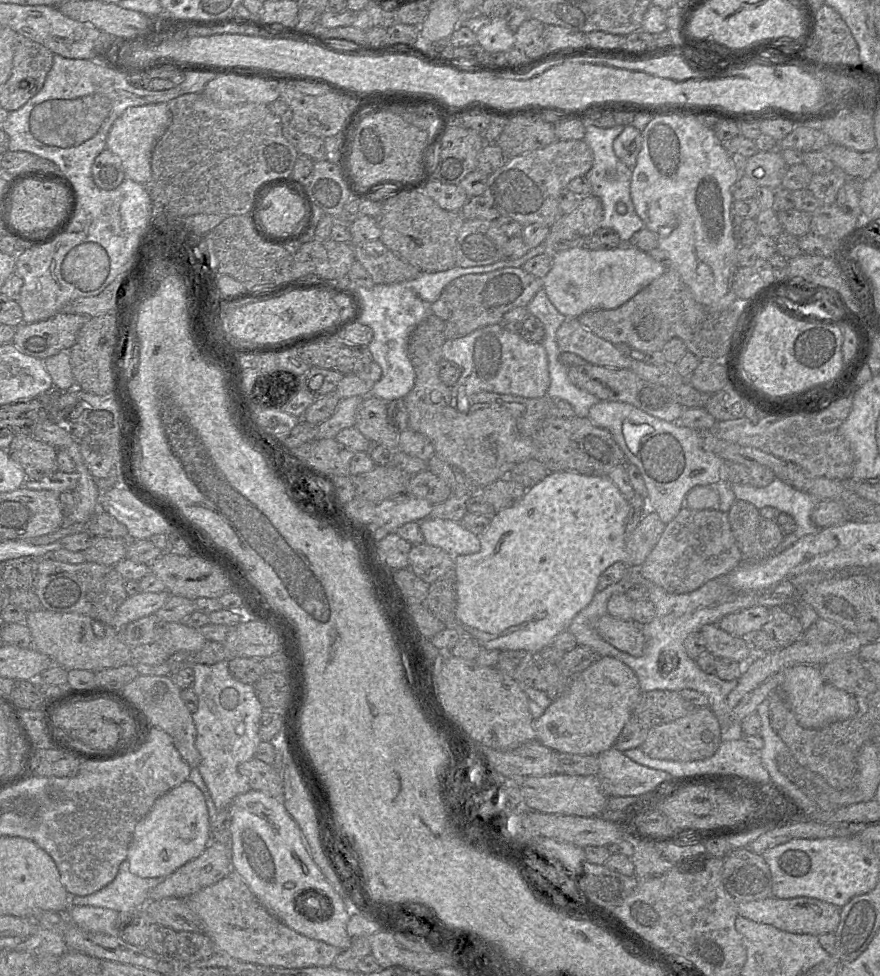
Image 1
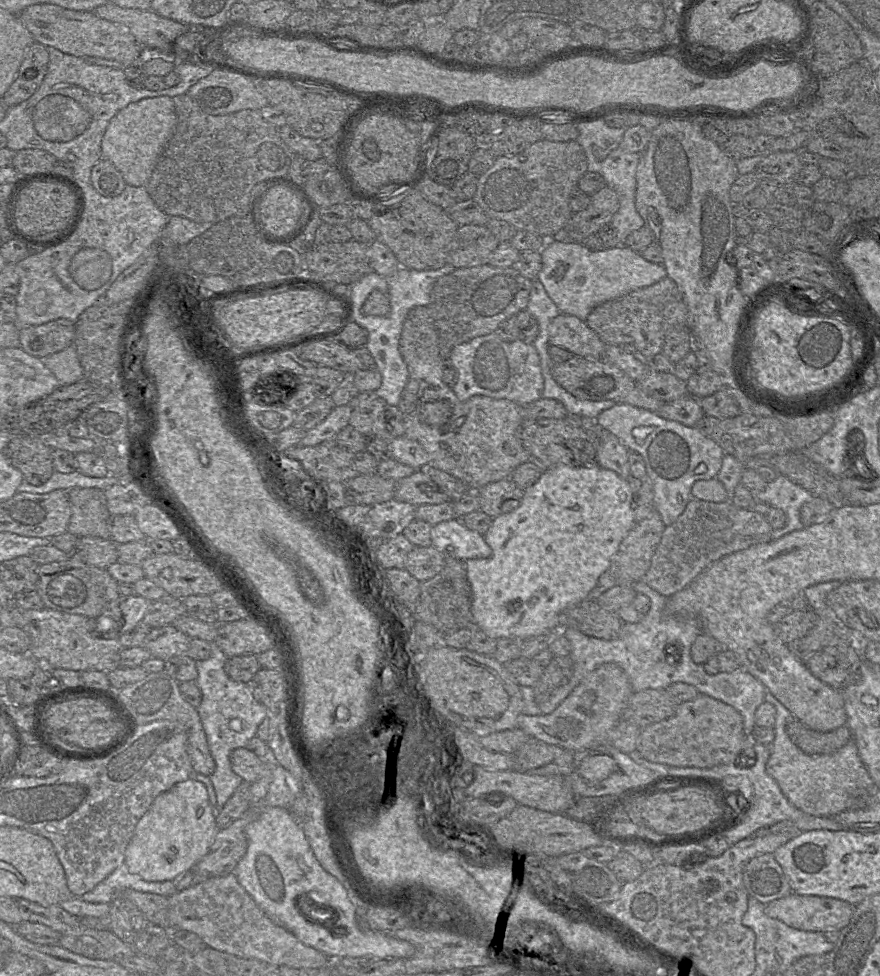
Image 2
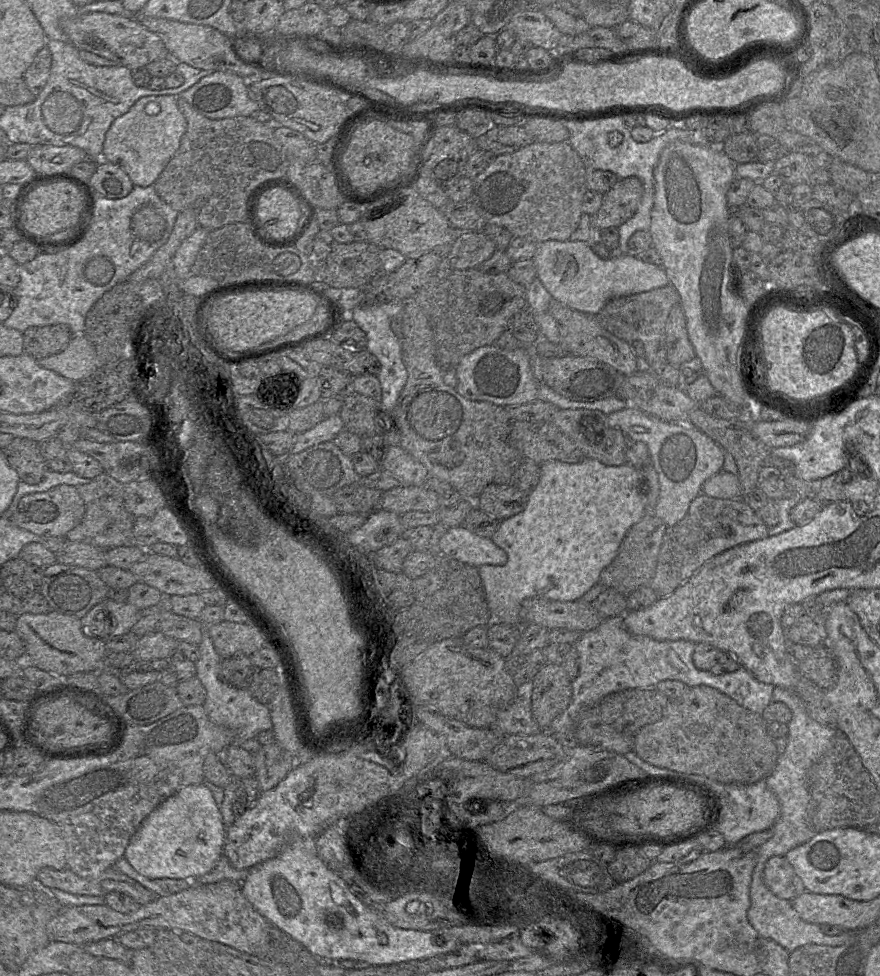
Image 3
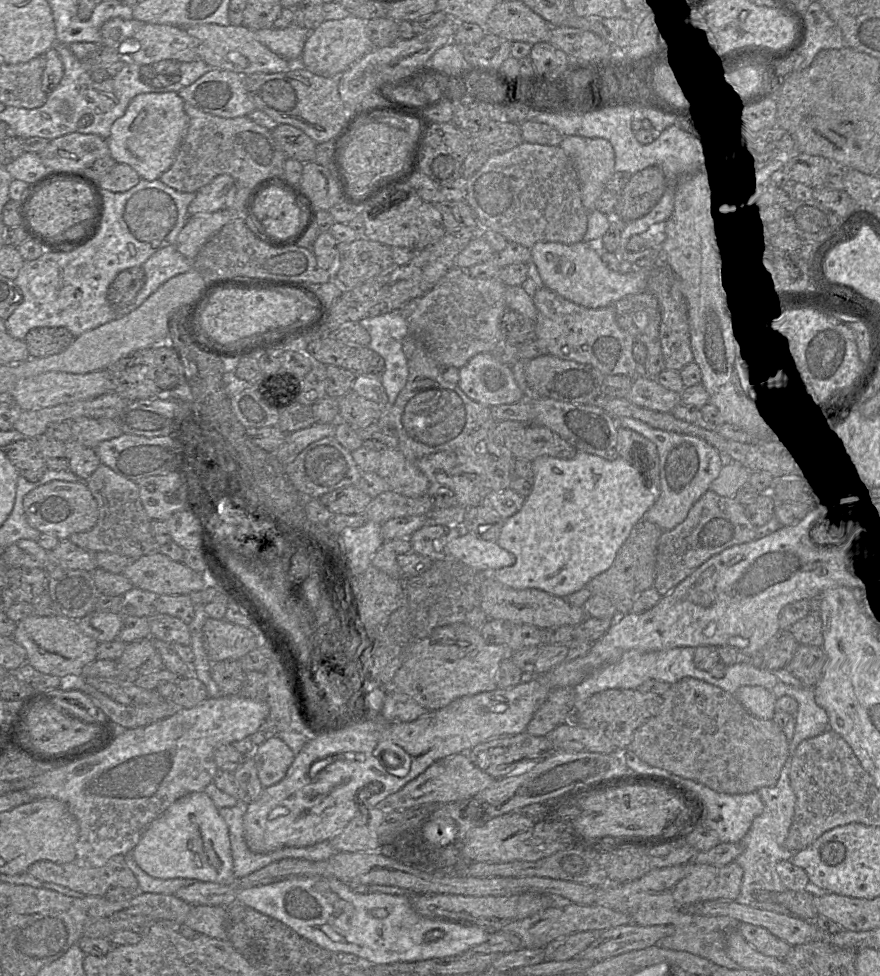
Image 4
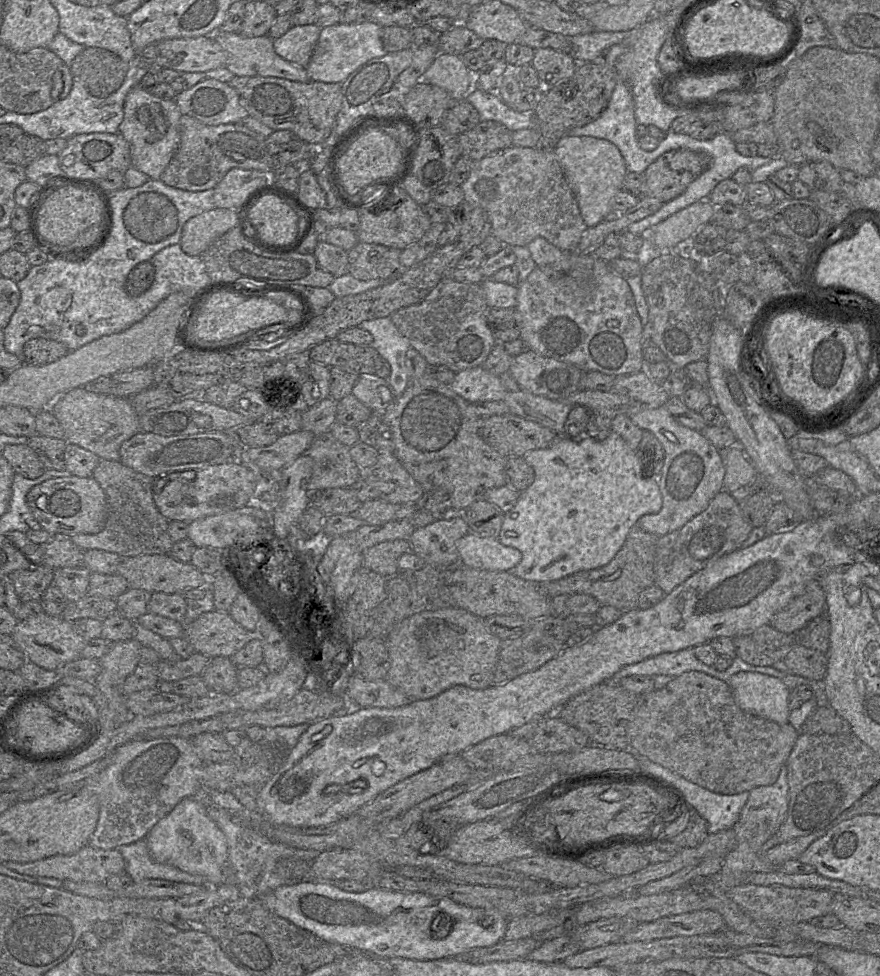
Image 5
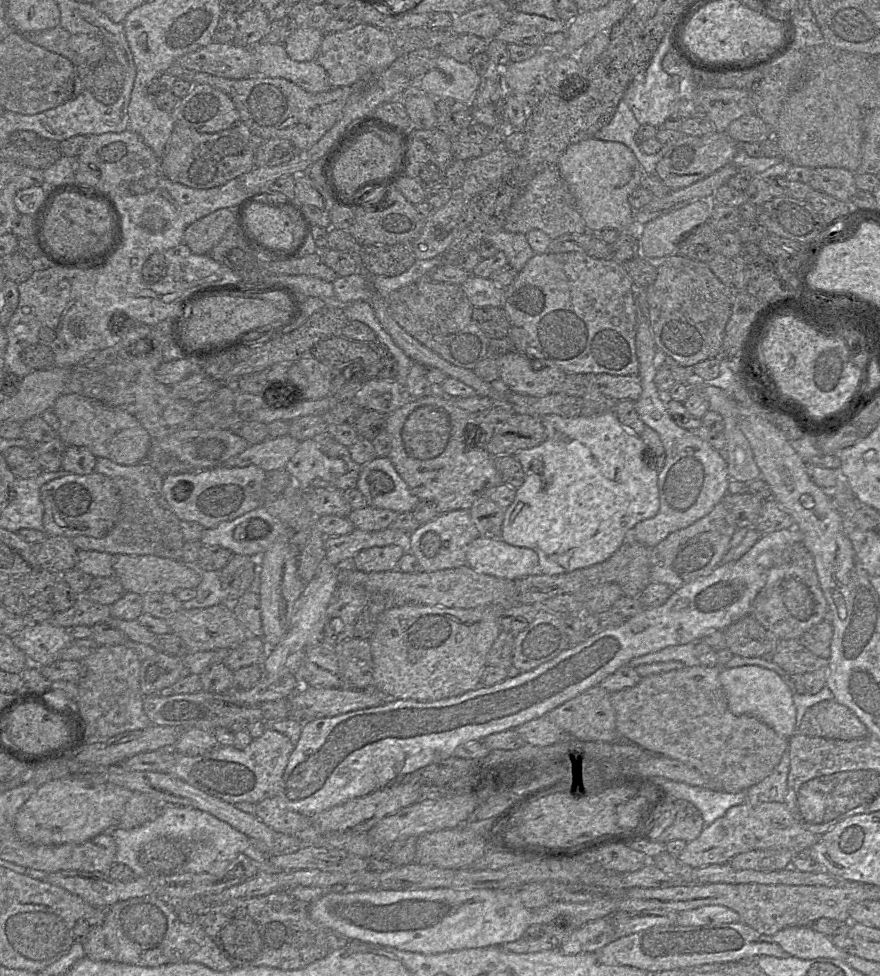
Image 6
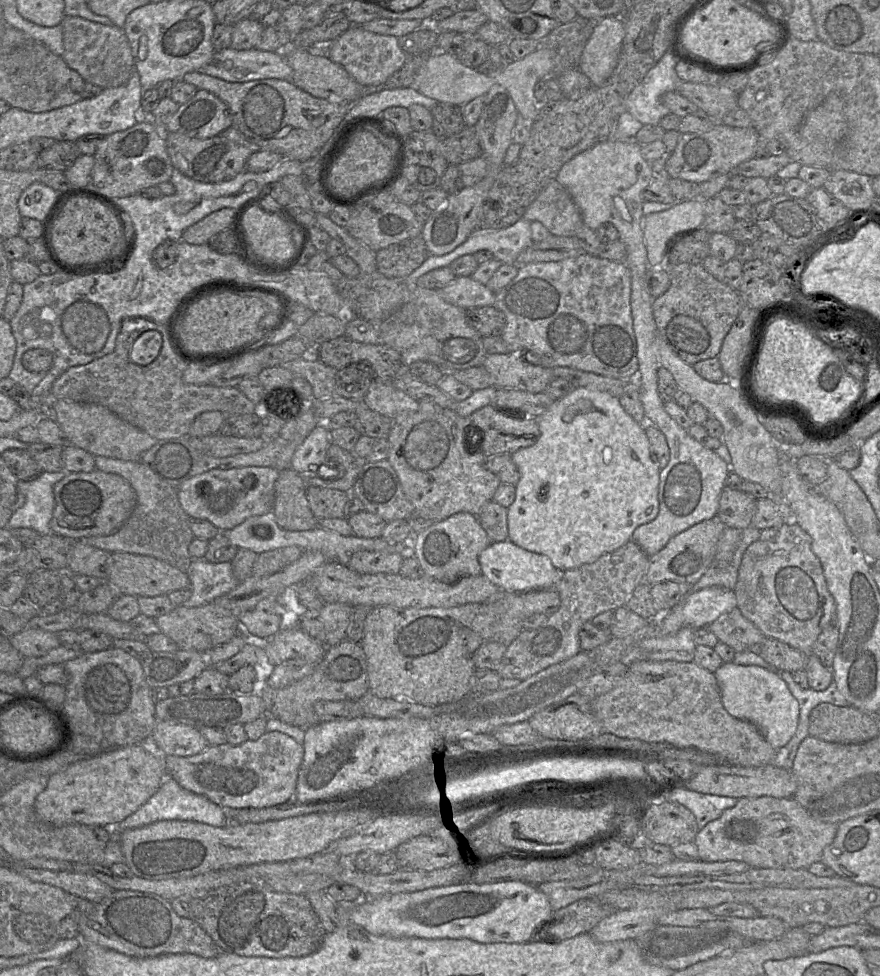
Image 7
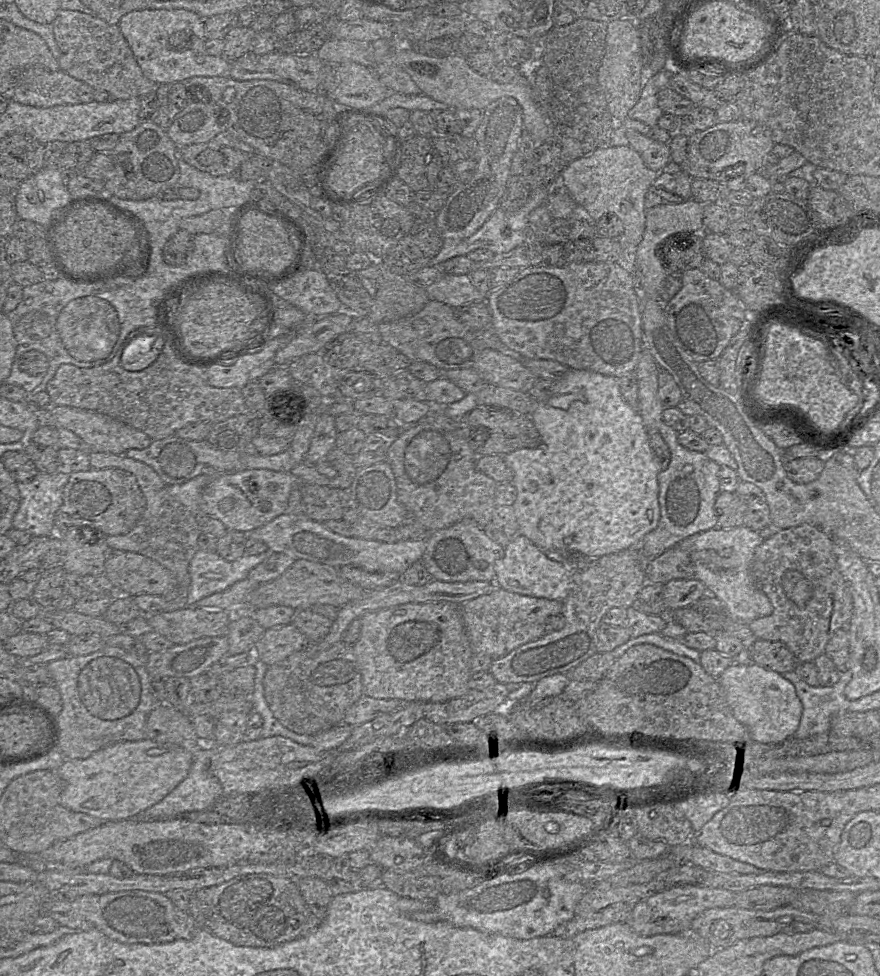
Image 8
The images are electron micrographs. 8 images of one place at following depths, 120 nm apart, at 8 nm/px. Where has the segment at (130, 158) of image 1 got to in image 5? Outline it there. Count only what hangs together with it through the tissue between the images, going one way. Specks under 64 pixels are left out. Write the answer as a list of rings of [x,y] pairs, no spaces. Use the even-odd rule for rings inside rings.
[[[137,85],[127,94],[124,101],[124,118],[119,133],[131,147],[132,167],[145,173],[151,180],[160,180],[180,145],[180,118],[182,114],[175,100],[164,100],[154,96],[148,89]]]

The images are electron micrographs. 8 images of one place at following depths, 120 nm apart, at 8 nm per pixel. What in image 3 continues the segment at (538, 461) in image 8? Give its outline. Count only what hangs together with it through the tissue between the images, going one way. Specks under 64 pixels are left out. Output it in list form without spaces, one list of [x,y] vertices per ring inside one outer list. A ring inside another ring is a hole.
[[[590,458],[579,463],[542,463],[539,482],[528,494],[523,511],[501,521],[491,538],[496,546],[506,552],[506,564],[478,567],[493,622],[521,626],[519,611],[522,602],[528,598],[561,602],[579,600],[599,582],[601,572],[616,557],[628,531],[646,515],[646,493],[647,487],[642,486],[642,476],[627,463],[607,466]]]

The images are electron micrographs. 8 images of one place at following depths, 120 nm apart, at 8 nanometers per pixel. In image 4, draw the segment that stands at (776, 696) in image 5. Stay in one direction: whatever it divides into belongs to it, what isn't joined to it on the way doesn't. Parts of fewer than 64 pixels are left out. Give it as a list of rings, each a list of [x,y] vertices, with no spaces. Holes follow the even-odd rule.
[[[743,686],[734,695],[752,715],[764,720],[773,719],[777,698],[772,691],[761,686]]]

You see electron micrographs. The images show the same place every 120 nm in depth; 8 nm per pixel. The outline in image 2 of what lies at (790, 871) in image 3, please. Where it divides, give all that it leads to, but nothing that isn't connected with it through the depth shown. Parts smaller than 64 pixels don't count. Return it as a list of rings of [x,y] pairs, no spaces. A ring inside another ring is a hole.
[[[773,854],[751,859],[744,867],[743,883],[749,896],[764,905],[792,893],[789,880]]]

